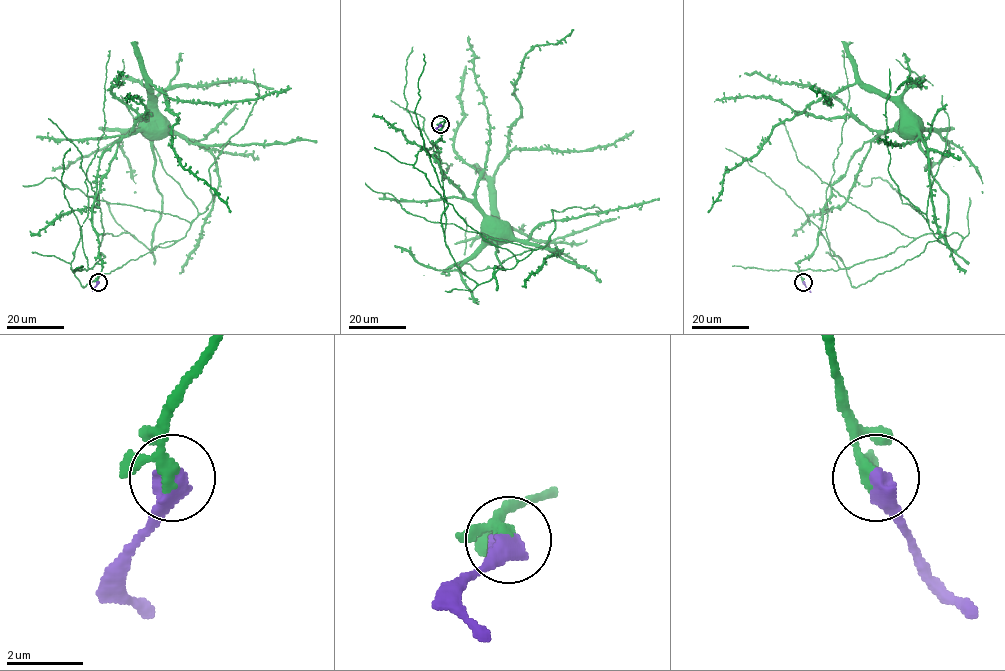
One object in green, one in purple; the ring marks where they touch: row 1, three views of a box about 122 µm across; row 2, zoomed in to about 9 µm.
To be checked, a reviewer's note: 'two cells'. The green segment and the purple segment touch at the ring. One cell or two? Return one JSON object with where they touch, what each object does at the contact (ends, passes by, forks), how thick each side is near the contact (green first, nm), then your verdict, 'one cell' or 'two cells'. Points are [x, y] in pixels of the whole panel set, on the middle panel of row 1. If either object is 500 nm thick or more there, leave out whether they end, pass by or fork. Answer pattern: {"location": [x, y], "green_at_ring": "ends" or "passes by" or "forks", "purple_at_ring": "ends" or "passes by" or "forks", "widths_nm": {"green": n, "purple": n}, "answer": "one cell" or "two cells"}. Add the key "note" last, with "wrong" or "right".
{"location": [440, 124], "widths_nm": {"green": 240, "purple": 600}, "answer": "one cell", "note": "wrong"}

